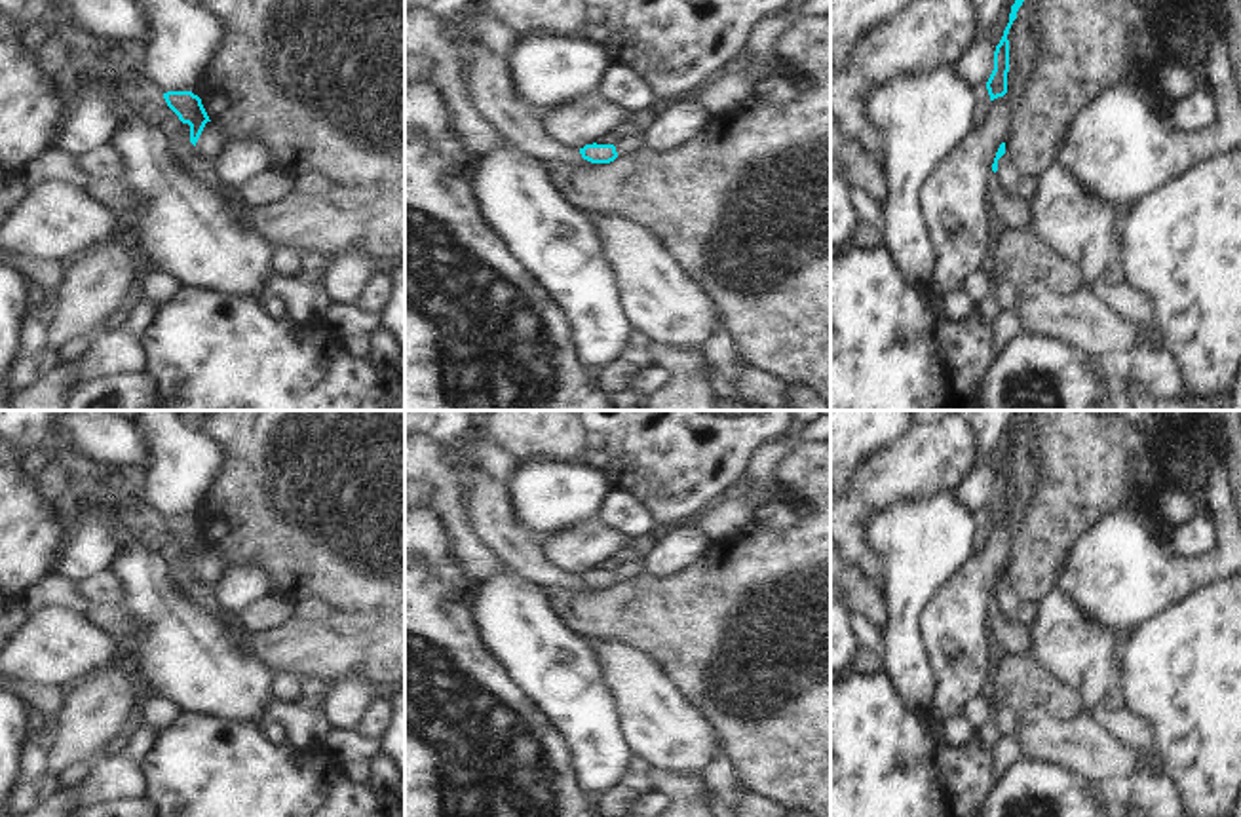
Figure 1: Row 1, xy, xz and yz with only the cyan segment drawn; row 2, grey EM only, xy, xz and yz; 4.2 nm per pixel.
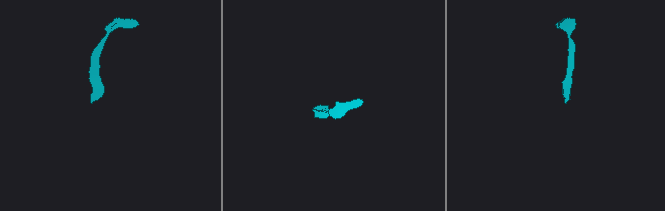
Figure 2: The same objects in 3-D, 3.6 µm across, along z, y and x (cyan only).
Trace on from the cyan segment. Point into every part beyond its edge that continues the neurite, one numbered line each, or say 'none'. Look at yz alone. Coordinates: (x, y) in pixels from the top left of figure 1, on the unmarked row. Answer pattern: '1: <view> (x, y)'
none

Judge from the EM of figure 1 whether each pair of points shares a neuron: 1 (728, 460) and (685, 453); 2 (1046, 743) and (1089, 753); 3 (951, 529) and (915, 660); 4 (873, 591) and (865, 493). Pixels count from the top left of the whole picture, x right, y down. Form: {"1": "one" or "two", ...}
{"1": "one", "2": "one", "3": "one", "4": "two"}

